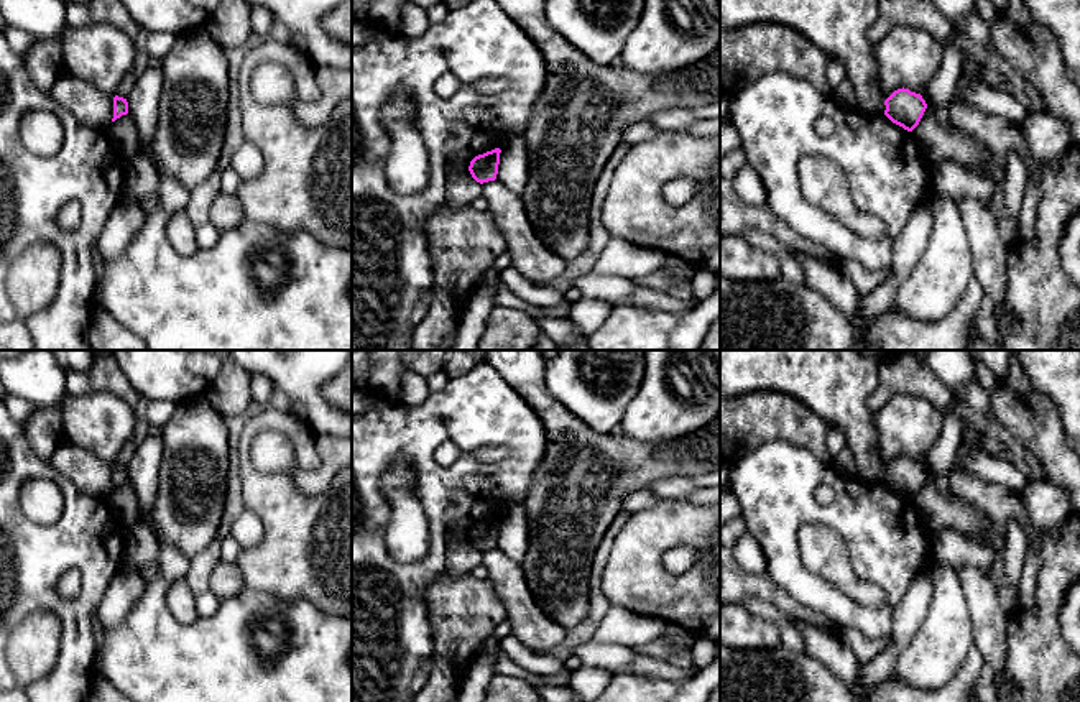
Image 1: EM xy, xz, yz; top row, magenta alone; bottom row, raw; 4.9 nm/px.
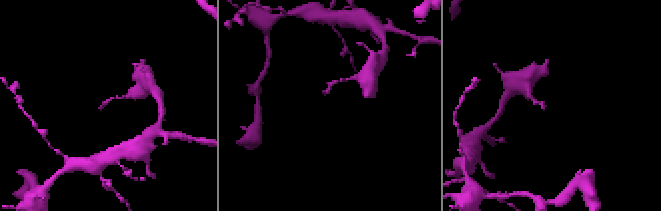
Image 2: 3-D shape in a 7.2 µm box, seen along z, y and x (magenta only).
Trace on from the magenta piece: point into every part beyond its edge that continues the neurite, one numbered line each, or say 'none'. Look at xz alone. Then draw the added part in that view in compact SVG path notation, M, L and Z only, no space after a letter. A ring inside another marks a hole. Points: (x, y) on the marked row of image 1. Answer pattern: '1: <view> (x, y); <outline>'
none

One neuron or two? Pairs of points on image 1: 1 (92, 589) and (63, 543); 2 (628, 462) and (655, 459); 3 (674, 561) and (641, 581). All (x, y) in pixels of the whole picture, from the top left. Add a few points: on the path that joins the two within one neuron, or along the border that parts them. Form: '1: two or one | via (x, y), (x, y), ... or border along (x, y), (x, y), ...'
1: one | via (92, 577), (92, 572), (74, 554)
2: one | via (635, 462), (648, 462)
3: two | border along (697, 554), (689, 548), (671, 548), (661, 564)

